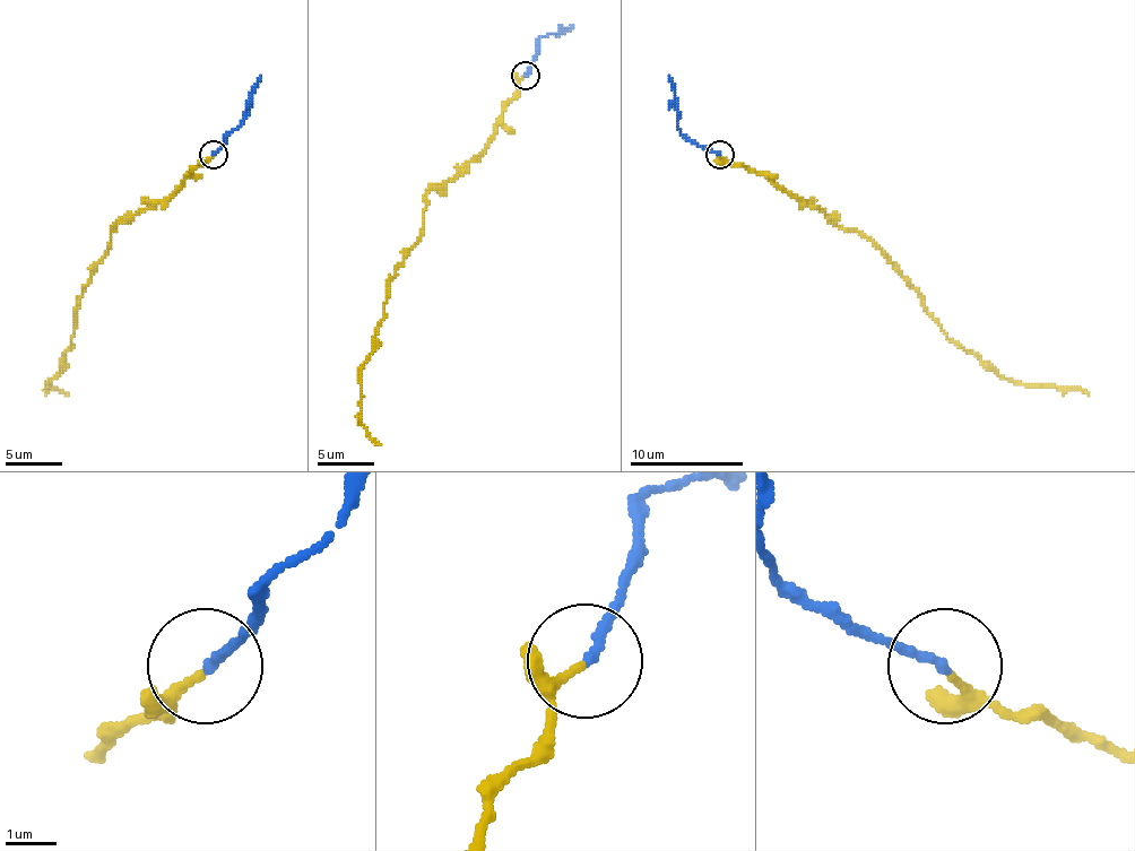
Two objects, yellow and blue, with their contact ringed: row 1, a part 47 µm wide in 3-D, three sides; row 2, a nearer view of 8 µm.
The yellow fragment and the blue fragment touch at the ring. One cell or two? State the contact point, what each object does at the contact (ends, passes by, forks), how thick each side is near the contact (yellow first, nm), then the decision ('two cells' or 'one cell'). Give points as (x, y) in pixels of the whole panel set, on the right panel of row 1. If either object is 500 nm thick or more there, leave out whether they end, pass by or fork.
at (719, 154); yellow passes by; blue ends there; 130 nm thick on the yellow side, 190 nm on the other; two cells

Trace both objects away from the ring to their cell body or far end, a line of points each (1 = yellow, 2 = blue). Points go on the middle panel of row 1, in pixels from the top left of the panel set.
1: (525, 76), (494, 138), (426, 194), (423, 232), (391, 277), (374, 350), (361, 371), (361, 424), (380, 444)
2: (525, 76), (542, 36), (573, 25)

